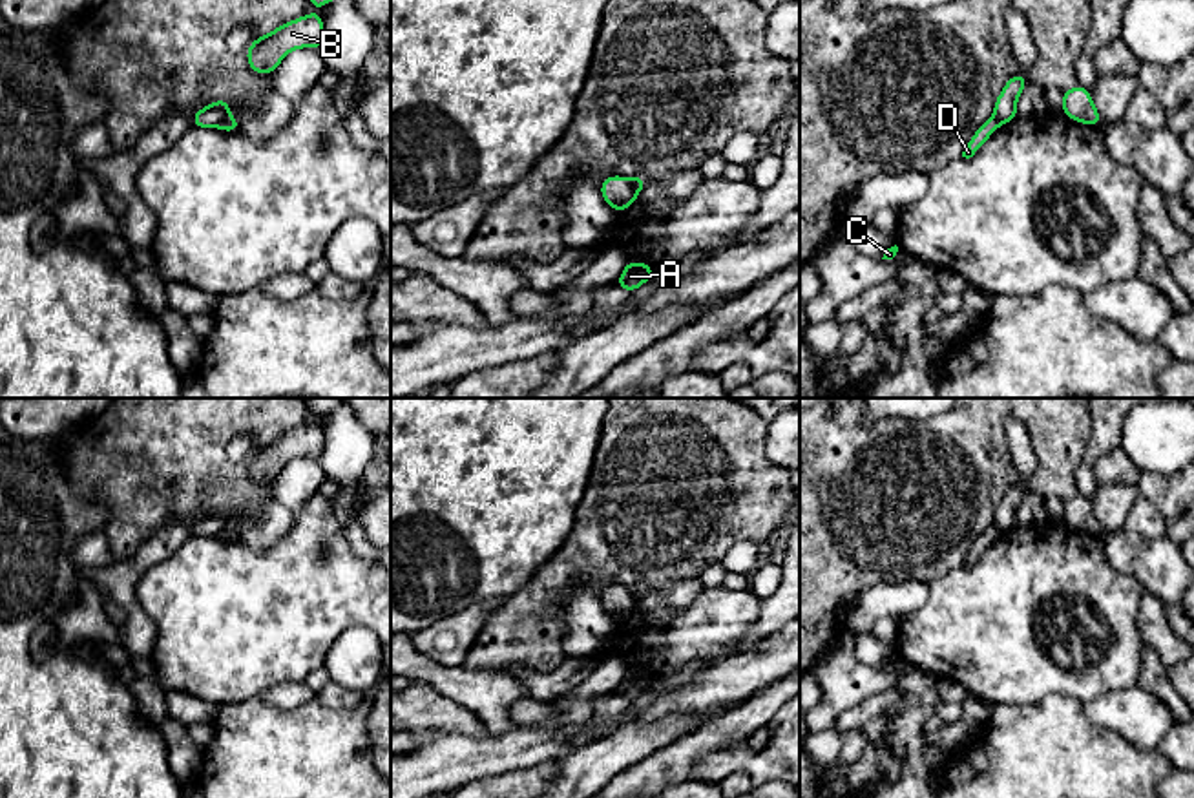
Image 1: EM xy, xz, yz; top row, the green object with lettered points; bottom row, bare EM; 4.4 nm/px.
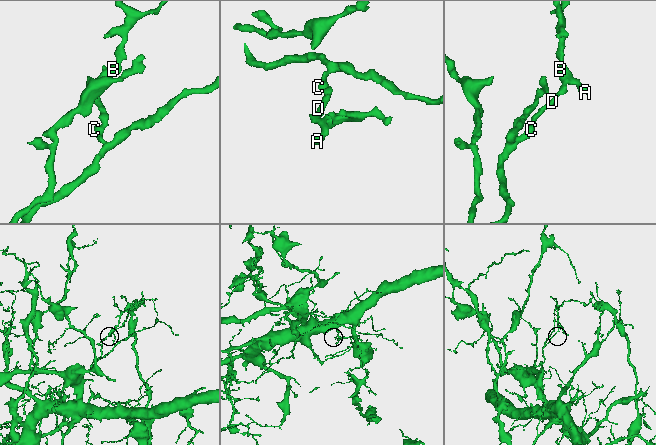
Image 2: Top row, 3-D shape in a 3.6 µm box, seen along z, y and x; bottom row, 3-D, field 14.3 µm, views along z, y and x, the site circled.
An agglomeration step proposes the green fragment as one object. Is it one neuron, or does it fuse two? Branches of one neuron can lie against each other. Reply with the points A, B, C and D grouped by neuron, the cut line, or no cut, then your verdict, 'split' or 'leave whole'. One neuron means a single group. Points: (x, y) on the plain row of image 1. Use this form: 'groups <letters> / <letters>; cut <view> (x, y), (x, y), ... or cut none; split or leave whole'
groups A B / C D; cut xy (229, 523), (216, 534); split

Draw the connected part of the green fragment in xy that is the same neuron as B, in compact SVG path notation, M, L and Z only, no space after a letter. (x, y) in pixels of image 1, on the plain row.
M309 422L290 429L248 455L246 469L259 484L274 482L283 466L298 457L319 458L323 451L323 427Z

